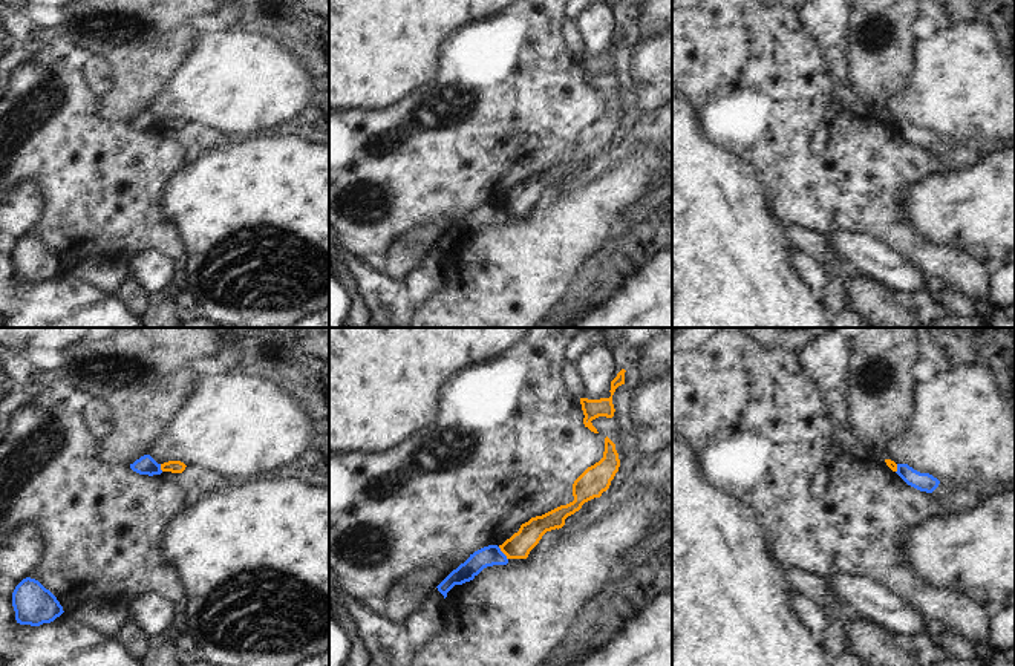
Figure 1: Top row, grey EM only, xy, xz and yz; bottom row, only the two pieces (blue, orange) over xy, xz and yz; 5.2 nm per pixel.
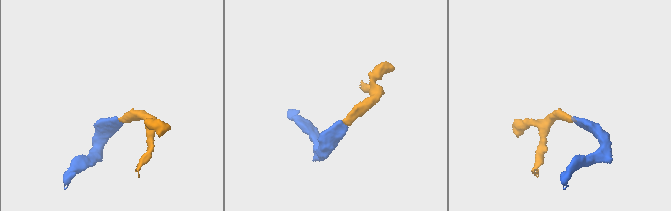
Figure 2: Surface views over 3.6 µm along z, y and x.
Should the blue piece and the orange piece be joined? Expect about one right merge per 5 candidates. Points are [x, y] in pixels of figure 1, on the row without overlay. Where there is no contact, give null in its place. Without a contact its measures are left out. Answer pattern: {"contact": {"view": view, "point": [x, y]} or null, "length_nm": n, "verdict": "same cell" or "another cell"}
{"contact": {"view": "xz", "point": [502, 210]}, "length_nm": 90, "verdict": "another cell"}

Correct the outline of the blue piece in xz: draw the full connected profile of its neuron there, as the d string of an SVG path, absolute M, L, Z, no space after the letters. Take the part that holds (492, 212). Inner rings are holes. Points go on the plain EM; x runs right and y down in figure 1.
M498 202L484 204L470 211L470 214L453 227L436 245L445 256L447 250L455 242L462 242L473 237L484 225L507 220L508 216Z

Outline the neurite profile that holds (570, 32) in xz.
M565 18L562 24L562 38L574 54L577 54L579 57L583 54L583 41L579 34L576 20Z

